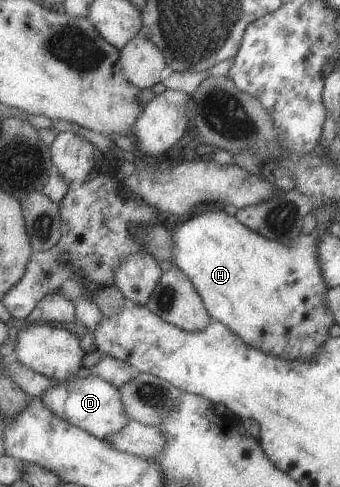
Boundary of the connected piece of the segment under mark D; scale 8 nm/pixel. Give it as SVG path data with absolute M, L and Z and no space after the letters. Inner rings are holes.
M92 374L80 378L74 377L69 381L58 381L50 390L46 390L39 399L54 416L100 440L106 440L106 436L122 432L131 421L128 414L124 412L118 388L114 388L112 384L108 384L102 378Z

